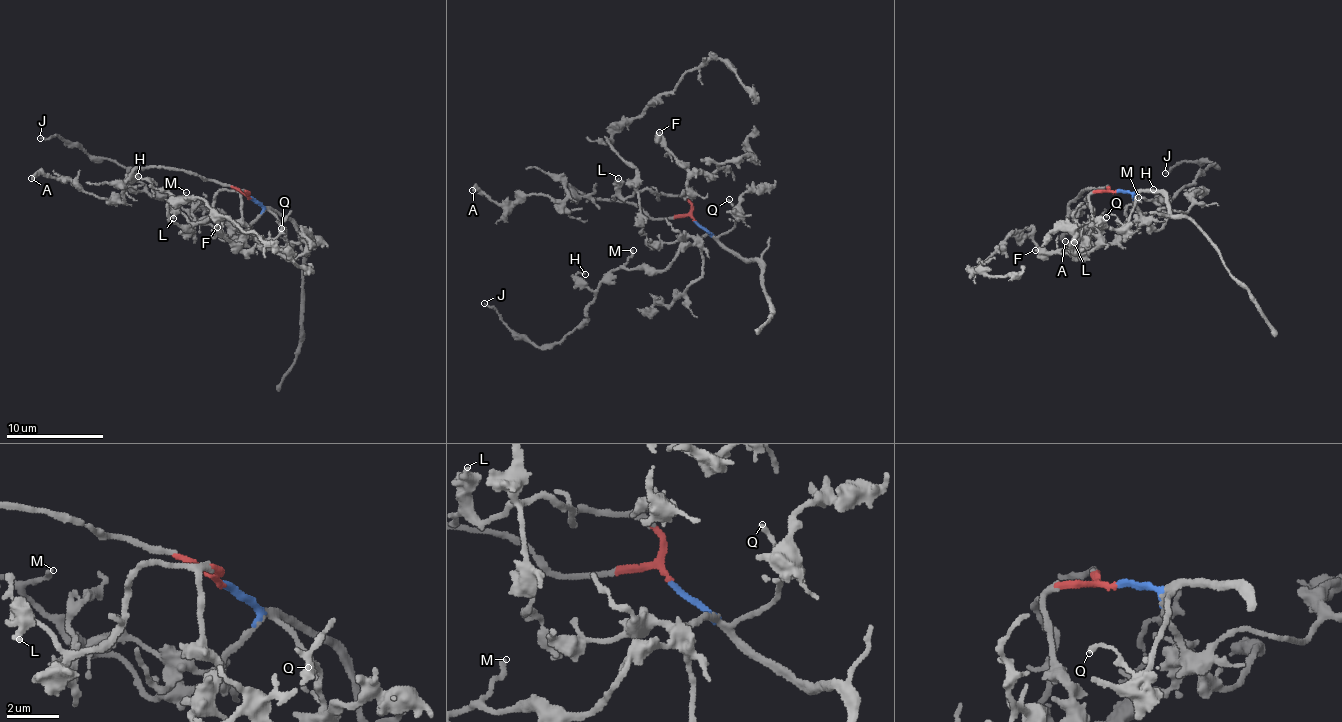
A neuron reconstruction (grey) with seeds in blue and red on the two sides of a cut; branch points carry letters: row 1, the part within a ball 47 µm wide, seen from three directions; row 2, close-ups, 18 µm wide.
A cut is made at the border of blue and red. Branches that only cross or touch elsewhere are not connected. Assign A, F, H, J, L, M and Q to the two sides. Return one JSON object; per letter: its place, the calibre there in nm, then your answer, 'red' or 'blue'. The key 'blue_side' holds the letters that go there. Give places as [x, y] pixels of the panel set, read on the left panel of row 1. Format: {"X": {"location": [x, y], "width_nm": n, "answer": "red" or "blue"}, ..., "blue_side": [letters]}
{"A": {"location": [31, 178], "width_nm": 400, "answer": "red"}, "F": {"location": [217, 227], "width_nm": 500, "answer": "red"}, "H": {"location": [138, 176], "width_nm": 190, "answer": "blue"}, "J": {"location": [40, 138], "width_nm": 160, "answer": "blue"}, "L": {"location": [173, 218], "width_nm": 240, "answer": "red"}, "M": {"location": [186, 192], "width_nm": 190, "answer": "blue"}, "Q": {"location": [281, 228], "width_nm": 170, "answer": "blue"}, "blue_side": ["H", "J", "M", "Q"]}

